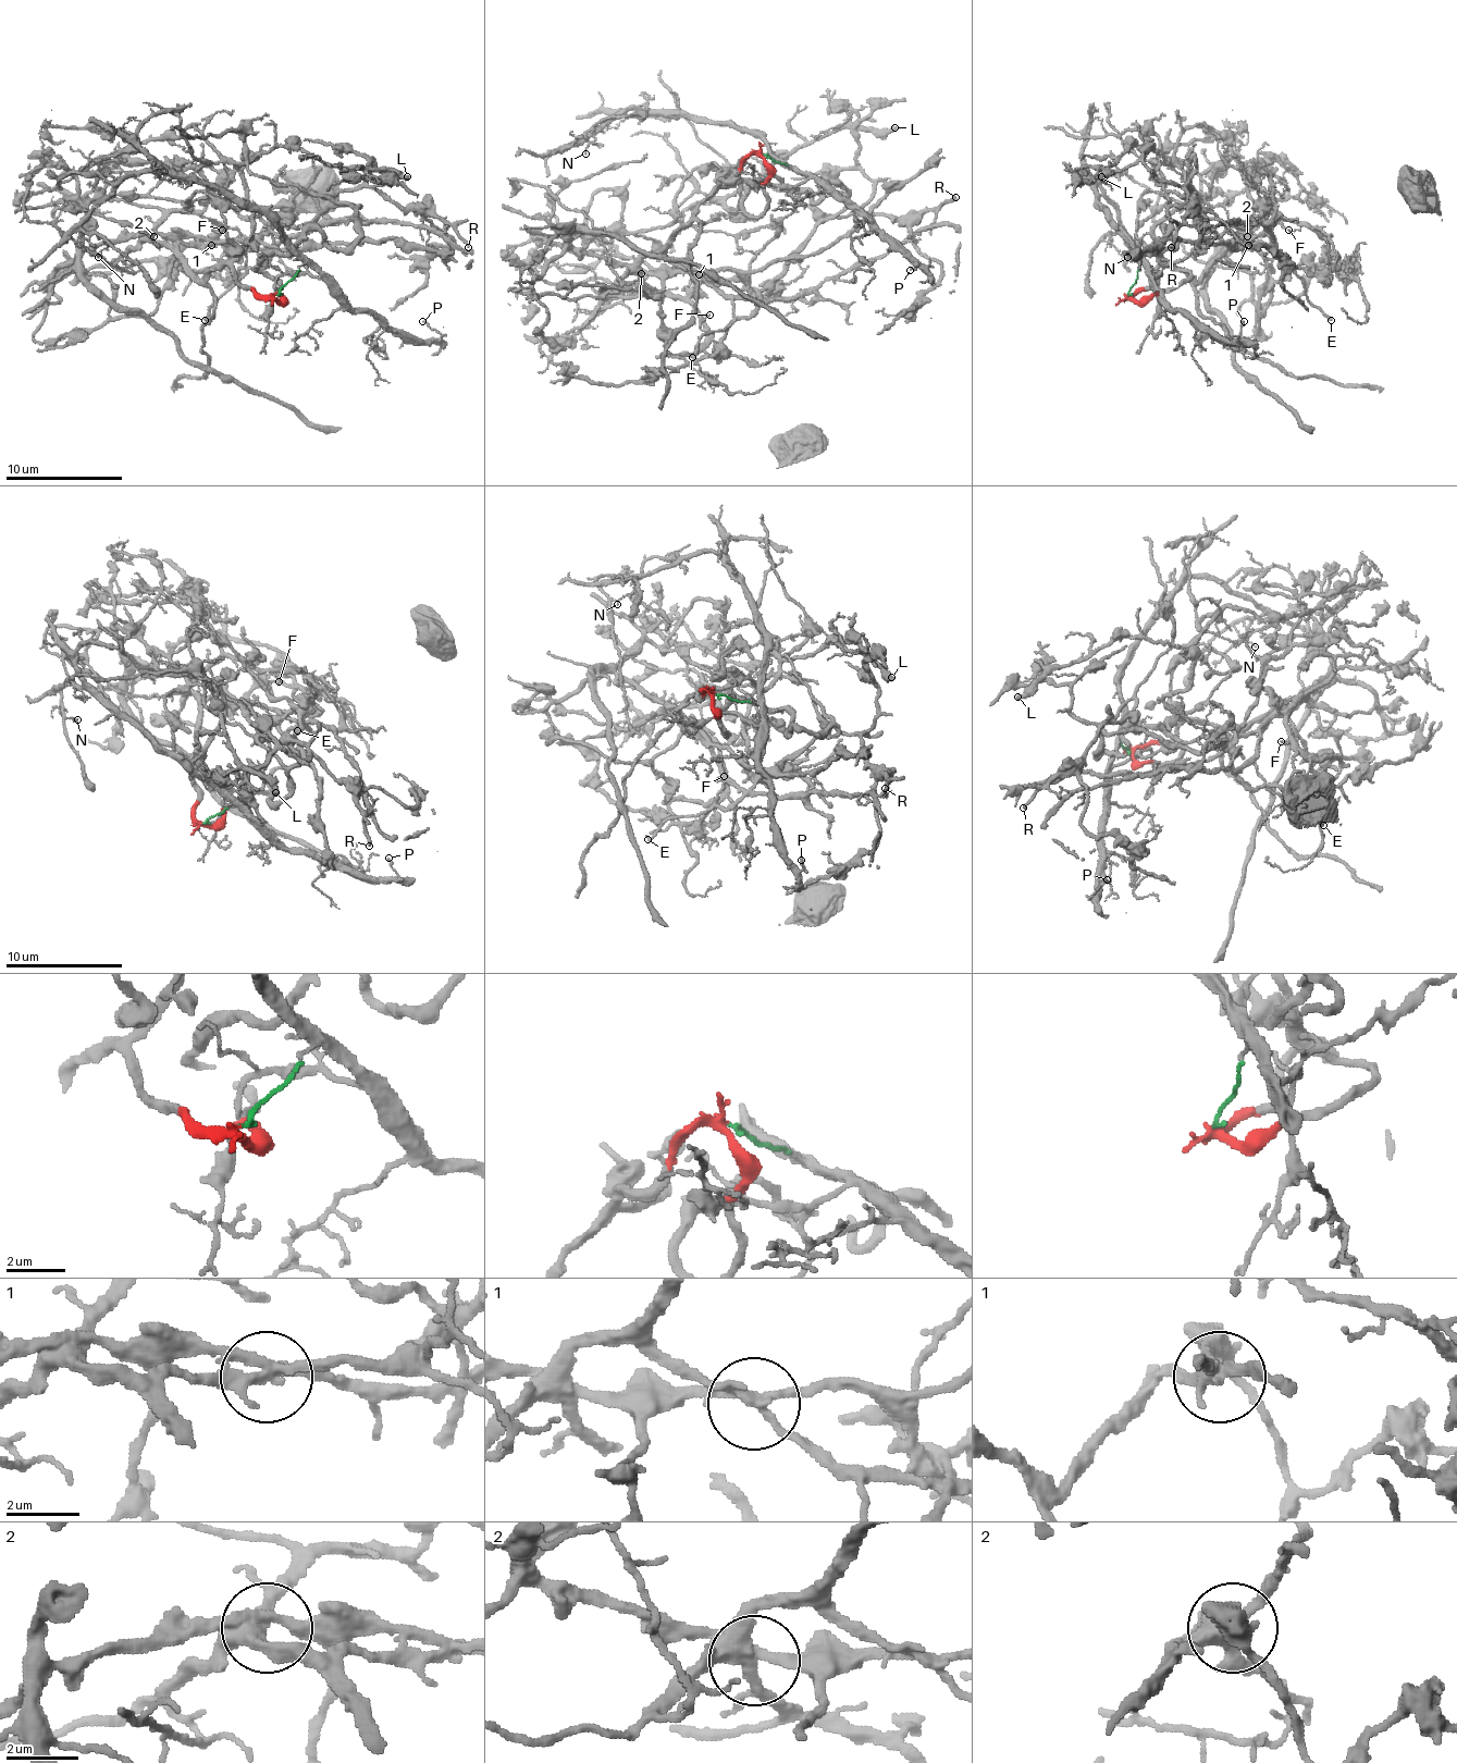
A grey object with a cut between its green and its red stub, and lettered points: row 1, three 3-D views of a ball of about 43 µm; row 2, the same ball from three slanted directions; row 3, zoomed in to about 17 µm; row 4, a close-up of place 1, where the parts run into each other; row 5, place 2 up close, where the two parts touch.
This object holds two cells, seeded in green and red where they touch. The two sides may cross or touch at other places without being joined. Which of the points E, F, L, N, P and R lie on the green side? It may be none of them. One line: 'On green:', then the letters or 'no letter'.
On green: N, P

